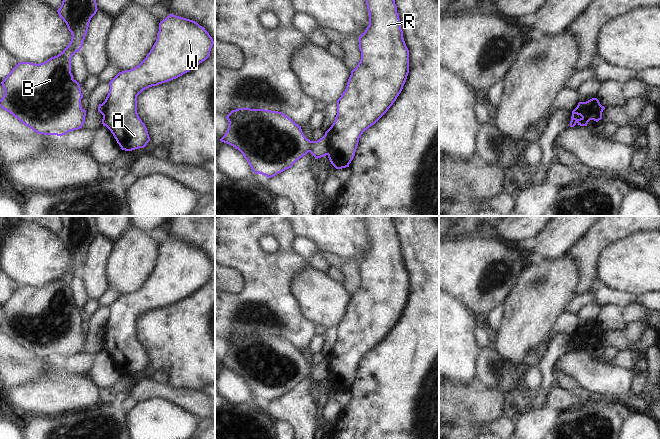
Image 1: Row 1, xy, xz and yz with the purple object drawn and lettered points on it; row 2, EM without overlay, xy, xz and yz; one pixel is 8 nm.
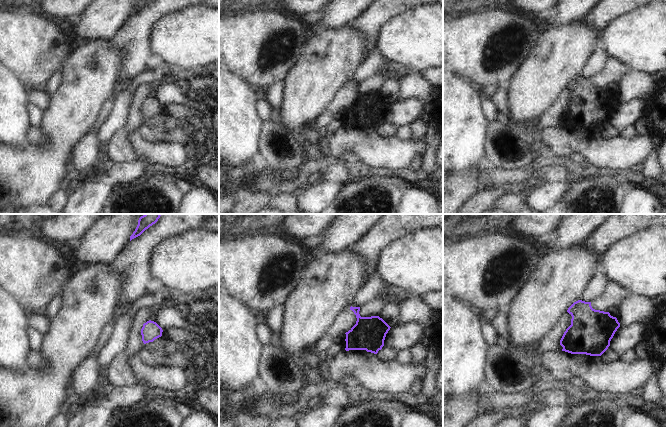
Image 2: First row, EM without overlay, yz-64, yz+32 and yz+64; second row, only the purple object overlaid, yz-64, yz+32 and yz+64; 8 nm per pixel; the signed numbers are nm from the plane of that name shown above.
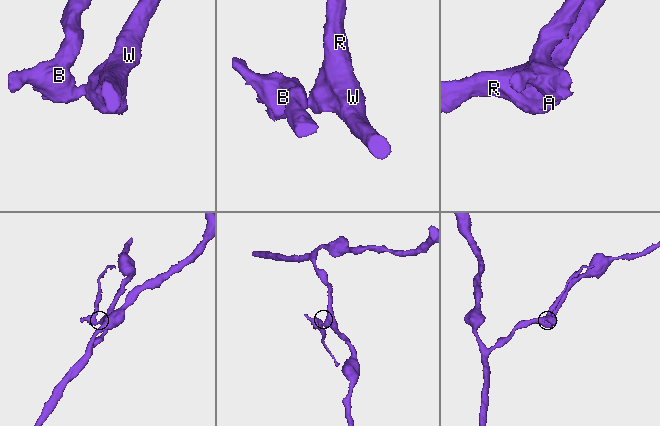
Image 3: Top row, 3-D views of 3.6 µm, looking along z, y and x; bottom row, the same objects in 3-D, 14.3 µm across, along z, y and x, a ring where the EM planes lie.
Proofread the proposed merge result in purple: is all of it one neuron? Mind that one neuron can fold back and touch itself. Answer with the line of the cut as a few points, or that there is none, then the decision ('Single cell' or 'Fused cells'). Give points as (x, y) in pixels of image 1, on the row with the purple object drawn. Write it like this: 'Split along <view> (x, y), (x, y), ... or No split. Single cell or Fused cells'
Split along xz (325, 134), (328, 138), (327, 154). Fused cells.

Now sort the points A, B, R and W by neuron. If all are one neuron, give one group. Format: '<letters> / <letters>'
A R W / B

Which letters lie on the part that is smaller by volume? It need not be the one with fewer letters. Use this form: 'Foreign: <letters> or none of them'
Foreign: B

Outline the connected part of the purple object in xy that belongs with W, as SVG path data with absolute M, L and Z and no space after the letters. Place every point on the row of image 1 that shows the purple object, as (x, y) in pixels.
M169 14L159 23L156 42L146 58L133 69L119 72L109 82L109 93L103 102L102 124L111 131L122 150L132 151L138 148L144 148L150 141L147 128L137 113L137 96L149 87L176 79L197 67L210 56L213 44L214 41L205 28L193 20Z

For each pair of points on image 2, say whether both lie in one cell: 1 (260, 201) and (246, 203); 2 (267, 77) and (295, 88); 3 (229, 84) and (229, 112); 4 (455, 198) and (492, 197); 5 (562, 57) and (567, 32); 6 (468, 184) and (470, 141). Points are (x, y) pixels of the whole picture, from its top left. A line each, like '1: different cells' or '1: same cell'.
1: same cell
2: different cells
3: same cell
4: different cells
5: same cell
6: different cells

